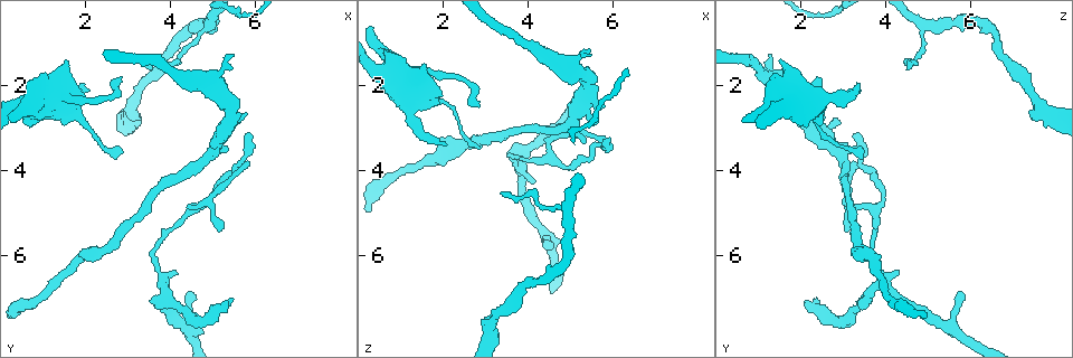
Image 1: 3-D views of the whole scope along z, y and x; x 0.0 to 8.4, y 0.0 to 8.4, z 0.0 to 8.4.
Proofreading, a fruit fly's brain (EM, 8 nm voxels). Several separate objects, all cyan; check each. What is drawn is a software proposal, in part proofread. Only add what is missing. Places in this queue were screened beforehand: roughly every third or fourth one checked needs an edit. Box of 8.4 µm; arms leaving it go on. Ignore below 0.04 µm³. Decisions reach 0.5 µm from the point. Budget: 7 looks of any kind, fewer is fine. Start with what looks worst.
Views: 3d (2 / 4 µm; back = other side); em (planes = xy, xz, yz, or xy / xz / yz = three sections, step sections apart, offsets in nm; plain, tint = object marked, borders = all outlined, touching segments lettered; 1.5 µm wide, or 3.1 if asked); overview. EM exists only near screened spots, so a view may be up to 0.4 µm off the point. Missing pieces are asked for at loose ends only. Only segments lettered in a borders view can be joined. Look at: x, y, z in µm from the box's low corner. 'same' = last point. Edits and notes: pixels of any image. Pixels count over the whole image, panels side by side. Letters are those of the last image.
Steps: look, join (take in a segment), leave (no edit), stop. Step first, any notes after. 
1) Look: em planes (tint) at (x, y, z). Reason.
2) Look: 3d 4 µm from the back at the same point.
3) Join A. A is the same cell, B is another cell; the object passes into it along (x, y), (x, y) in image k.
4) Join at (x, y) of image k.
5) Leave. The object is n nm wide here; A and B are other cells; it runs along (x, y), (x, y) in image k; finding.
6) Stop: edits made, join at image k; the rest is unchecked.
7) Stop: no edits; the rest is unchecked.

Look: 3d 4 µm at (5.20, 5.35, 3.15). Branch stops here.

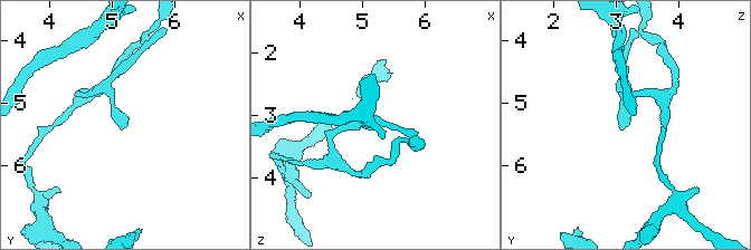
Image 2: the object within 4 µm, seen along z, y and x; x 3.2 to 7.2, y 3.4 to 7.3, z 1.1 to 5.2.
Look: em planes (borders) at (5.20, 5.40, 3.10). Now the EM.

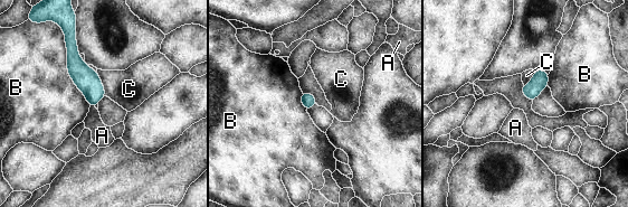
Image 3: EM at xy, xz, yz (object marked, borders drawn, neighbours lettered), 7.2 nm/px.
Leave. The object is 100 nm wide here; the longest contact is with B, 550 nm; A, B and C are other cells; none of them fits.

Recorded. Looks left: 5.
Look: 3d 2 µm at (5.50, 1.30, 1.30). Tapers out.

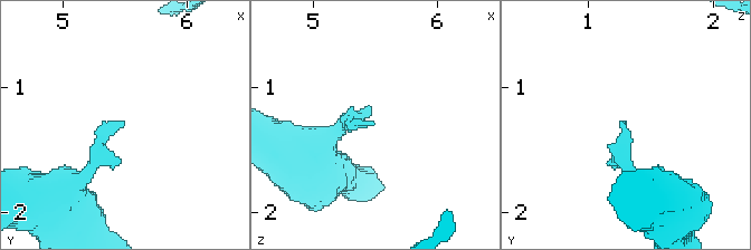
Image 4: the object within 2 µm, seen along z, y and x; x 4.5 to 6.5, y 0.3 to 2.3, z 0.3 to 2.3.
Look: em planes (tint) at (5.48, 1.28, 1.26). Shape alone is not enough.

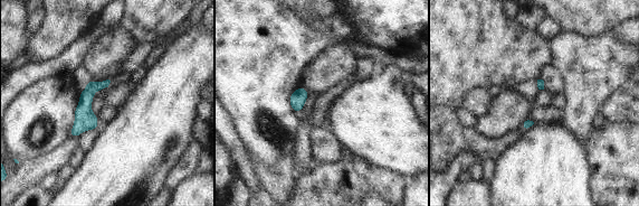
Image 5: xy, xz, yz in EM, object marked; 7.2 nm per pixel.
Look: em planes (borders) at the same point.

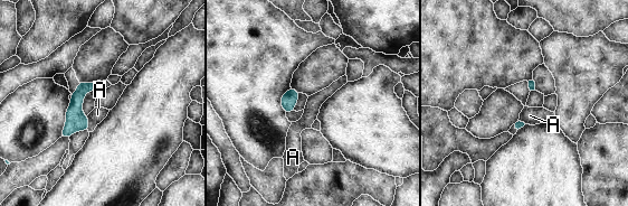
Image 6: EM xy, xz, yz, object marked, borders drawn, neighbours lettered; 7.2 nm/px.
Leave. The longest contact is with A, 110 nm; A is another cell; it runs along (96, 84), (77, 97), (64, 134) in image 6; no lettered segment goes on from it.

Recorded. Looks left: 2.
Look: em xy step 8 (tint) at (4.10, 6.40, 4.25). Branch stops here.

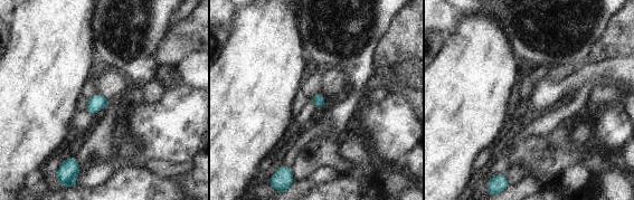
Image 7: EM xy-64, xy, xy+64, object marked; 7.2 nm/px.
Look: em planes (borders) at the same point.

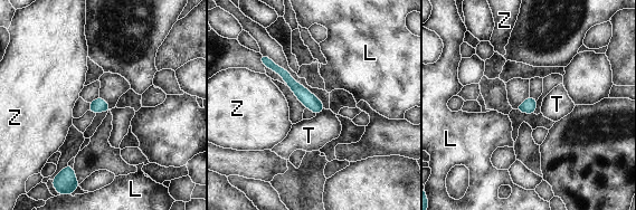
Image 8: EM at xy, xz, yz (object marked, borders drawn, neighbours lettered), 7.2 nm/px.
Leave. L, T and Z are other cells; a border runs along (324, 108), (316, 115) in image 8; no lettered segment goes on from it.

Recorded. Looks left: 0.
Stop: no edits; the rest is unchecked.

